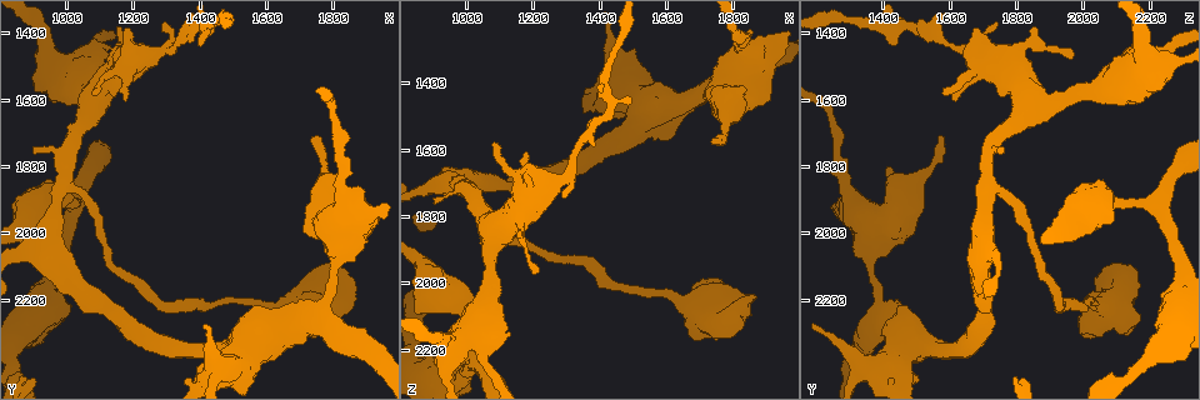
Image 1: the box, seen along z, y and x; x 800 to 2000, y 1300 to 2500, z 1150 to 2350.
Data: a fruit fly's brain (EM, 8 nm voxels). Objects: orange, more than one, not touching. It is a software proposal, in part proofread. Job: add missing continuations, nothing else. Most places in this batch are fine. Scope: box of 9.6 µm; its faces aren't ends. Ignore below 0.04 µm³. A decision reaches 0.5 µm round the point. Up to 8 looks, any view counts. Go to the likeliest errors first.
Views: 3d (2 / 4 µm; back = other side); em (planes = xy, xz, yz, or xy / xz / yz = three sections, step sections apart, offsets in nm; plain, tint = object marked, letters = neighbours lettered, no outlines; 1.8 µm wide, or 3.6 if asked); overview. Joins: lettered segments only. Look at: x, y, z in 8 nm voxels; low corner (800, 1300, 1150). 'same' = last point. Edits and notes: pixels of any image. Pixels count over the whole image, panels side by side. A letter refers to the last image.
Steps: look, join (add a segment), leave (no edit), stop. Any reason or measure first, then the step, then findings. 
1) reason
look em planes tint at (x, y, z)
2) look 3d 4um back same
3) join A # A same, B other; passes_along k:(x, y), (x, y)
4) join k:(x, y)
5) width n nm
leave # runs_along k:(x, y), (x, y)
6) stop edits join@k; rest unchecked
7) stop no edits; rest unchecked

free end
look em planes letters at (1740, 1710, 1580)

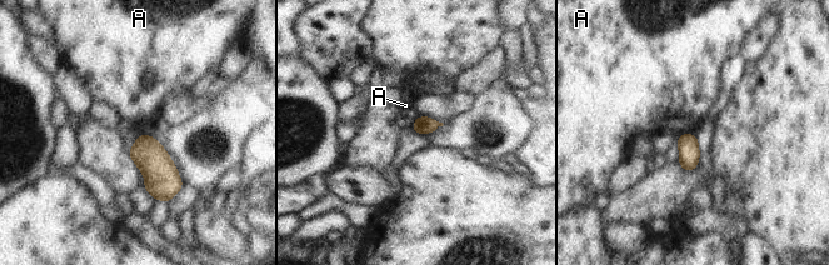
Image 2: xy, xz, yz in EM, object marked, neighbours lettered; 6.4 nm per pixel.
leave # A other; border 2:(680, 133), (693, 134); none of them fits

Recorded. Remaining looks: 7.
free end
look em planes letters at (1070, 1570, 1570)

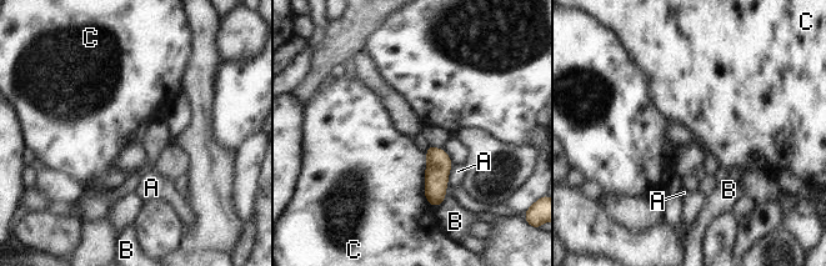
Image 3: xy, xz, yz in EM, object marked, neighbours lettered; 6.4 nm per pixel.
leave # A other, B other, C other; border 3:(424, 149), (425, 197), (430, 206); no lettered segment goes on from it

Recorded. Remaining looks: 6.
stops while still wide
look 3d 2um at (1190, 1390, 1670)

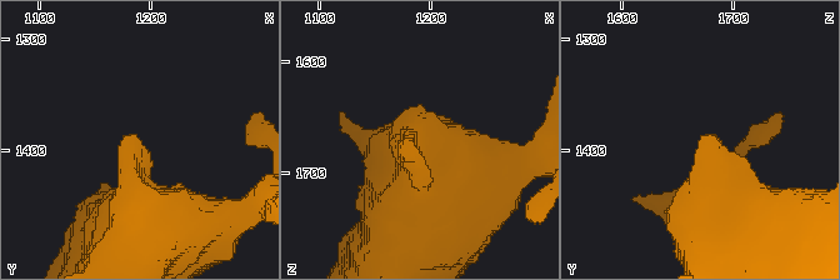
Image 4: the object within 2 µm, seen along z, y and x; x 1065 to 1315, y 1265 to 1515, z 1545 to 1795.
shape alone is not enough
look em 3.6um planes letters at (1182, 1388, 1670)

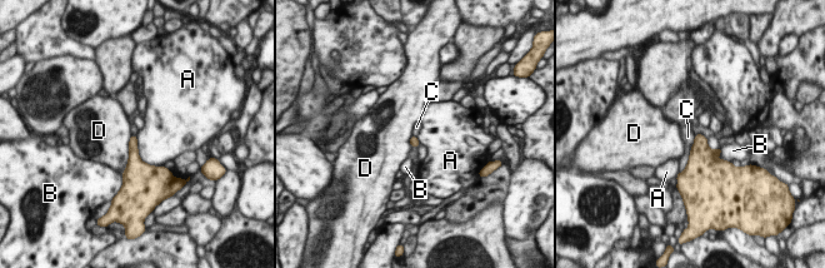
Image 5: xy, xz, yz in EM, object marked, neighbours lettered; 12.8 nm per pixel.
leave # A other, B other, C other, D other; border 5:(695, 135), (689, 160), (679, 173); none of them fits

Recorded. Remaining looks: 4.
stop no edits; rest unchecked

